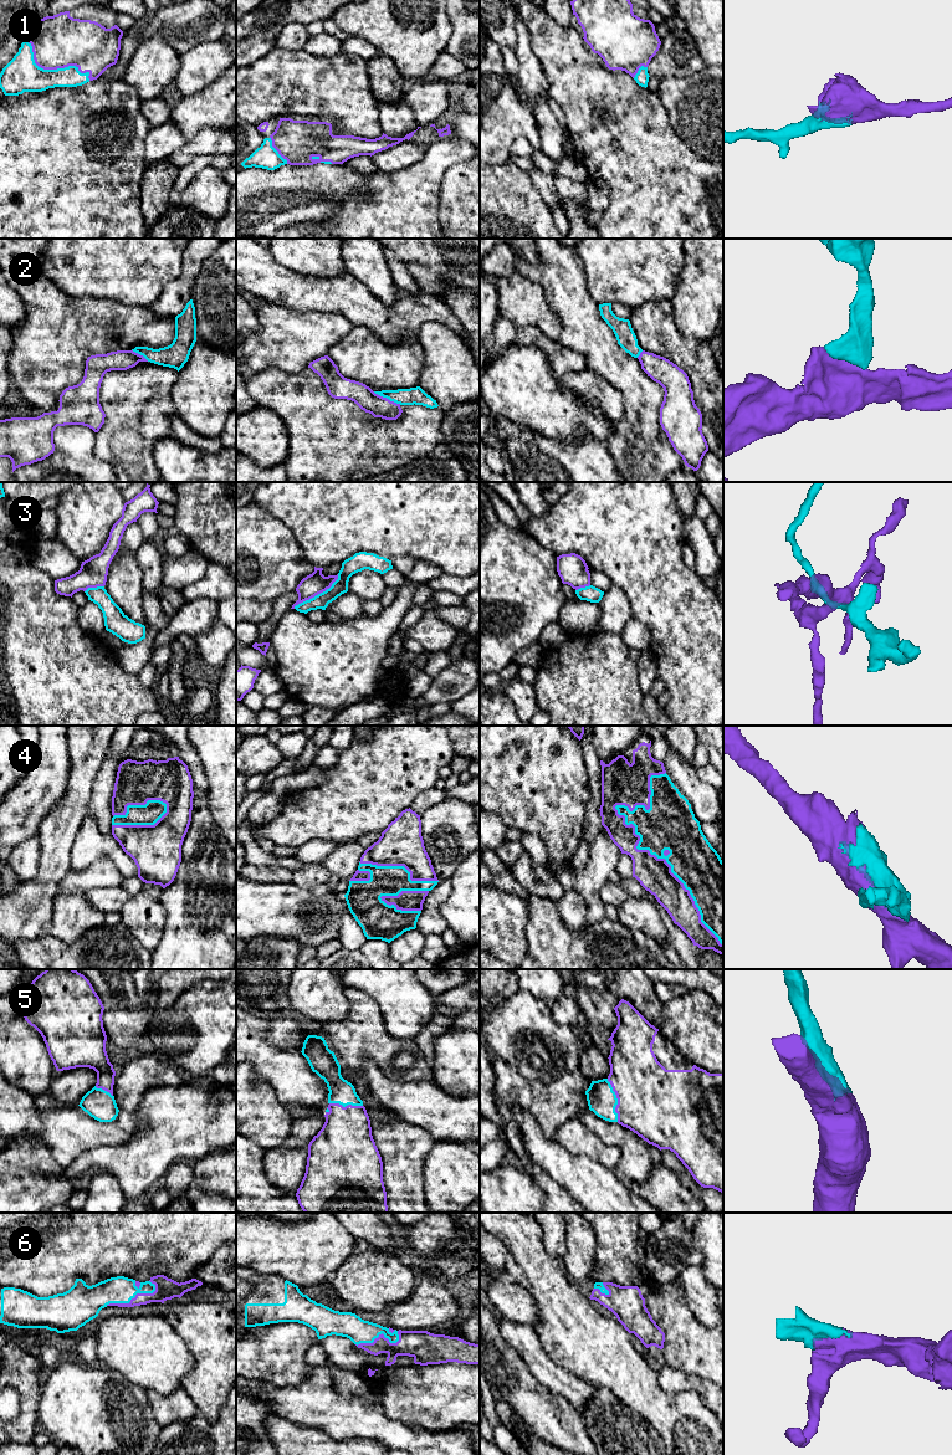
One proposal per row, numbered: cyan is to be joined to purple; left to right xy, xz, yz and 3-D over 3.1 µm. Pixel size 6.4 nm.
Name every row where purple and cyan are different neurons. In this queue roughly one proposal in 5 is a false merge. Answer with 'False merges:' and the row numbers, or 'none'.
False merges: 2, 3

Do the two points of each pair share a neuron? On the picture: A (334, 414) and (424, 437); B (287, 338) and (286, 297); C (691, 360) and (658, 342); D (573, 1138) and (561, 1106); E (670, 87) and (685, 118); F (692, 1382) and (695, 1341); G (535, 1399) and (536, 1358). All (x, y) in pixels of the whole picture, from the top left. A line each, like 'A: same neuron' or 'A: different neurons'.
A: same neuron
B: different neurons
C: same neuron
D: different neurons
E: same neuron
F: different neurons
G: different neurons

